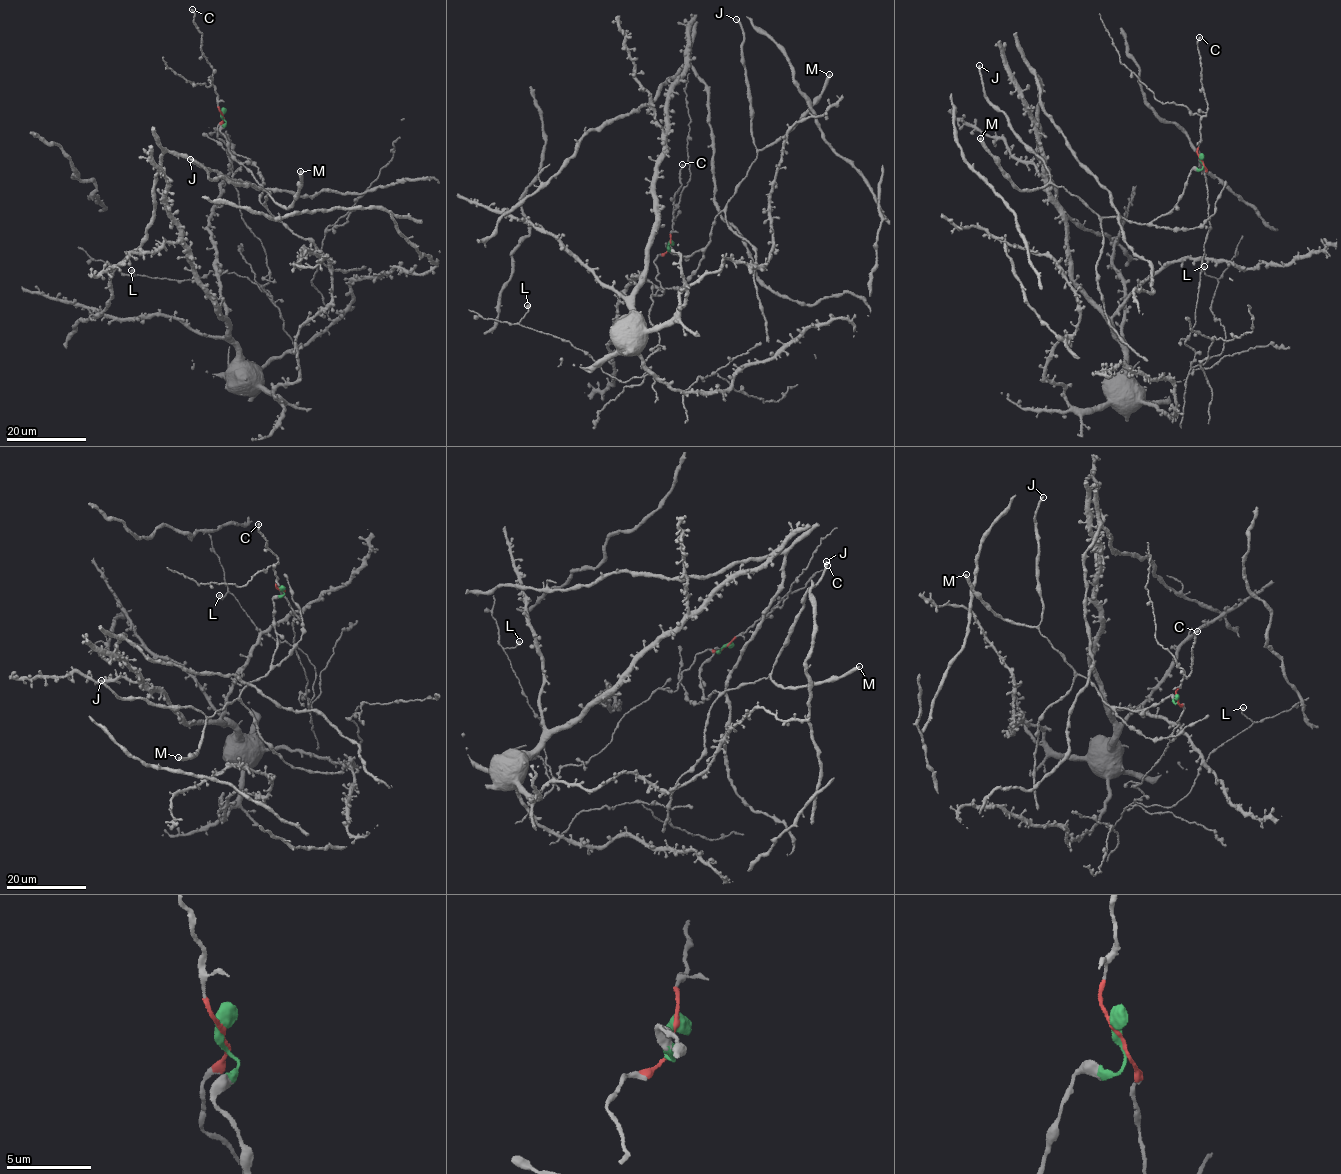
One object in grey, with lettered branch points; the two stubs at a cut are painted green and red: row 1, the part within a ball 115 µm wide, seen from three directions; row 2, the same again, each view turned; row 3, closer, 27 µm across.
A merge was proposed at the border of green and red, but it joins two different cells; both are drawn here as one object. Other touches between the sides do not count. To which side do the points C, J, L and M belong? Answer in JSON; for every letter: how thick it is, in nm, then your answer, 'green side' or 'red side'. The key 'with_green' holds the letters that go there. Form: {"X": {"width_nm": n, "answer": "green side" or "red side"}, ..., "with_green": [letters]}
{"C": {"width_nm": 300, "answer": "red side"}, "J": {"width_nm": 320, "answer": "green side"}, "L": {"width_nm": 600, "answer": "red side"}, "M": {"width_nm": 480, "answer": "green side"}, "with_green": ["J", "M"]}

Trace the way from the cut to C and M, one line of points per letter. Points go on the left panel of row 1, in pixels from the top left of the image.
C: (222, 115), (212, 80), (213, 70), (201, 50), (202, 32), (193, 22), (192, 9)
M: (222, 115), (227, 148), (262, 188), (261, 204), (269, 192), (282, 207), (289, 207), (301, 181), (299, 171)

